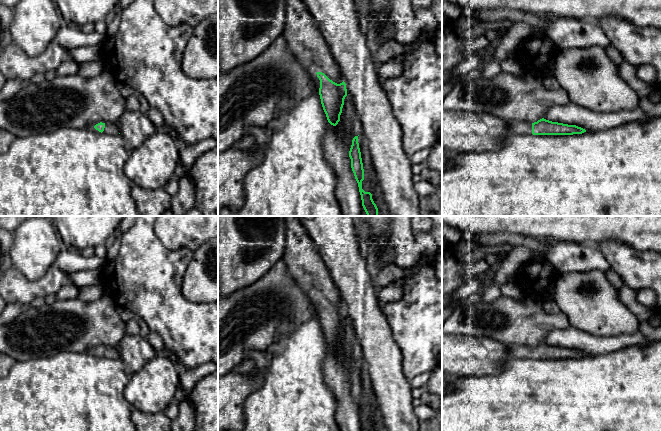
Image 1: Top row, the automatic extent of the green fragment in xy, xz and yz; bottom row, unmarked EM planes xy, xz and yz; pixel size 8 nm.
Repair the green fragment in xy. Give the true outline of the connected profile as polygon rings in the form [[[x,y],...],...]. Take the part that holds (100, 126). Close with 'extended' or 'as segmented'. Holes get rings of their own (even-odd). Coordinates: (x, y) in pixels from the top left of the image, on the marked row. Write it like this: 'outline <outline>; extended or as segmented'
outline [[[98,123],[94,126],[96,130],[99,132],[104,132],[110,135],[118,135],[119,134],[119,125],[118,123]]]; extended

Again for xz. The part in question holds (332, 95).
outline [[[286,0],[283,36],[293,54],[317,72],[323,110],[328,122],[336,126],[347,96],[346,84],[316,21],[302,0]]]; extended

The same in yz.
outline [[[544,118],[534,123],[523,121],[509,122],[508,132],[511,134],[533,134],[533,135],[573,135],[586,132],[585,129],[576,125],[568,125],[552,122]]]; extended

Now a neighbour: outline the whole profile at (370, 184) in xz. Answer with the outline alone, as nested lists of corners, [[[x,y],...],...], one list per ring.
[[[363,133],[358,136],[358,143],[364,169],[362,189],[365,192],[370,192],[372,194],[372,199],[378,208],[378,216],[391,216],[386,202],[384,201],[384,197],[372,165],[371,156],[368,149],[368,140]]]

